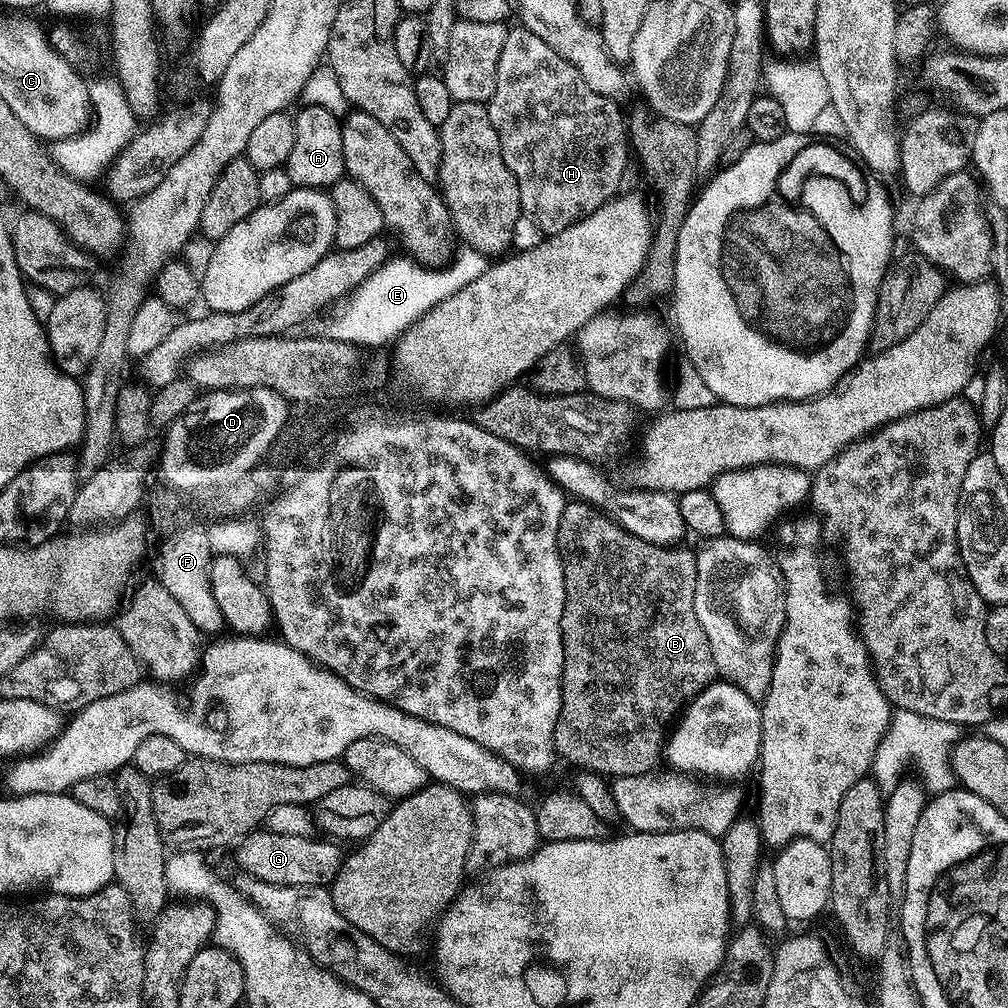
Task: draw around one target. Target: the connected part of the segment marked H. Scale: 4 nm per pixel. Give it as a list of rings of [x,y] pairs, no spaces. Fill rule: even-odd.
[[[523,26],[515,27],[508,28],[501,57],[498,58],[497,88],[486,103],[486,107],[490,122],[498,134],[502,158],[506,162],[506,166],[510,166],[510,170],[518,182],[523,215],[532,219],[540,227],[544,236],[552,236],[556,232],[566,230],[566,226],[574,226],[574,222],[586,218],[621,191],[620,183],[623,182],[624,171],[628,168],[628,152],[630,156],[630,133],[626,123],[626,112],[624,116],[623,110],[620,109],[623,107],[617,101],[606,98],[602,94],[594,94],[594,90],[590,90],[590,86],[586,86],[586,82],[582,82],[582,74],[578,74],[578,70],[574,70],[574,66],[570,66],[570,62],[566,62],[566,58],[562,58],[554,50],[550,50],[550,46],[546,46],[546,42],[542,42],[542,38],[538,38],[538,34],[534,34]]]

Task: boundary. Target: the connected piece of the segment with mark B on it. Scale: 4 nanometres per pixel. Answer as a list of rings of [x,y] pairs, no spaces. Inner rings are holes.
[[[583,502],[565,503],[564,513],[558,522],[558,550],[560,551],[560,561],[562,562],[562,574],[564,575],[564,605],[562,606],[562,650],[564,651],[564,665],[562,666],[562,678],[560,679],[560,721],[554,726],[554,746],[556,756],[559,759],[570,760],[581,769],[588,769],[592,772],[601,774],[605,778],[615,778],[617,776],[637,776],[638,774],[649,774],[657,767],[656,764],[666,752],[666,741],[670,735],[670,729],[674,721],[681,715],[682,709],[691,704],[693,698],[702,690],[706,690],[717,679],[718,673],[714,654],[710,650],[710,642],[706,638],[706,630],[698,622],[698,614],[694,610],[694,586],[696,585],[696,552],[693,549],[684,548],[685,546],[665,546],[663,544],[651,544],[634,534],[630,534],[623,526],[617,524],[615,519],[607,511],[593,508],[591,504]]]

